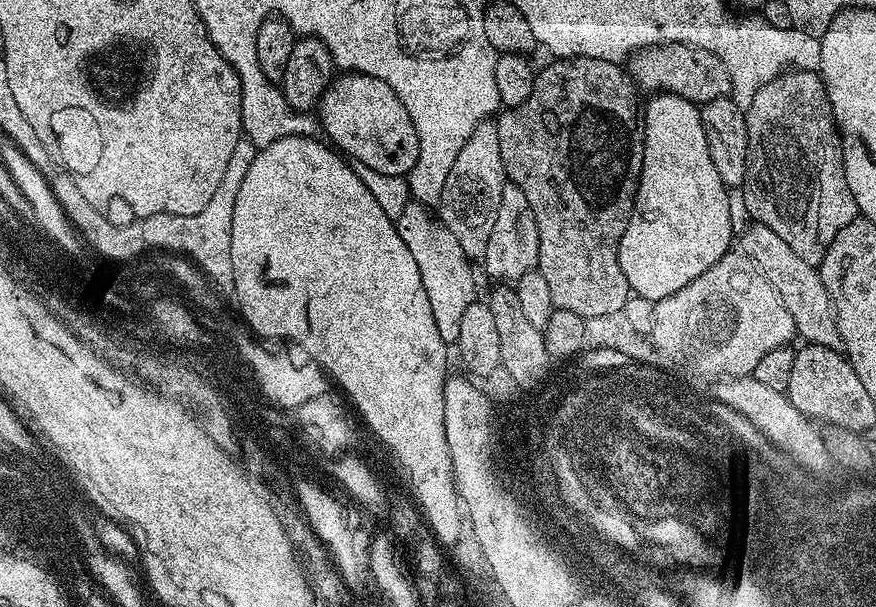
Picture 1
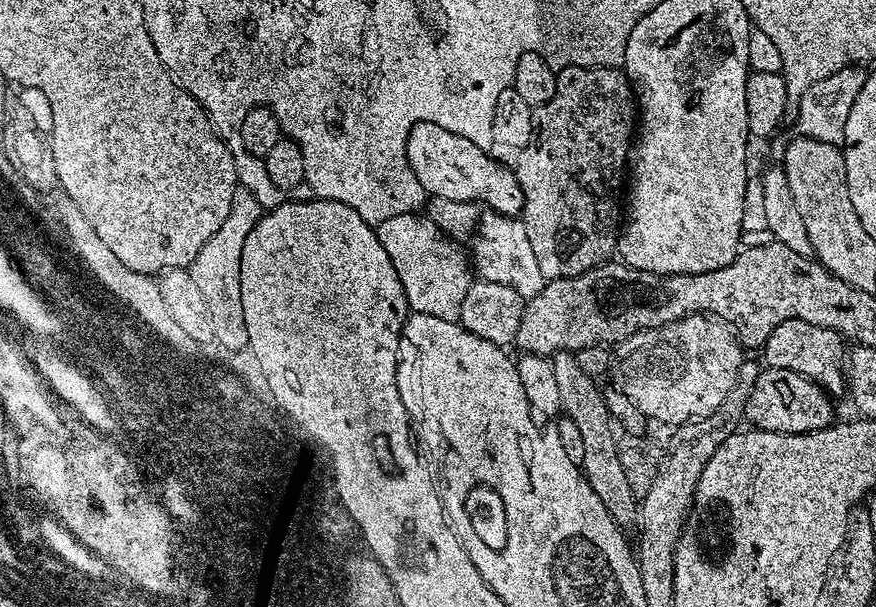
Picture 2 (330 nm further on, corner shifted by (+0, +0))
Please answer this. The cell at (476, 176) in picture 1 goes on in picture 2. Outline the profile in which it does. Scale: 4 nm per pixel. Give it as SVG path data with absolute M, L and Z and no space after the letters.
M491 210L481 211L470 245L470 264L479 279L505 284L517 290L536 290L541 287L542 277L538 270L538 262L530 250L530 243L519 219Z

